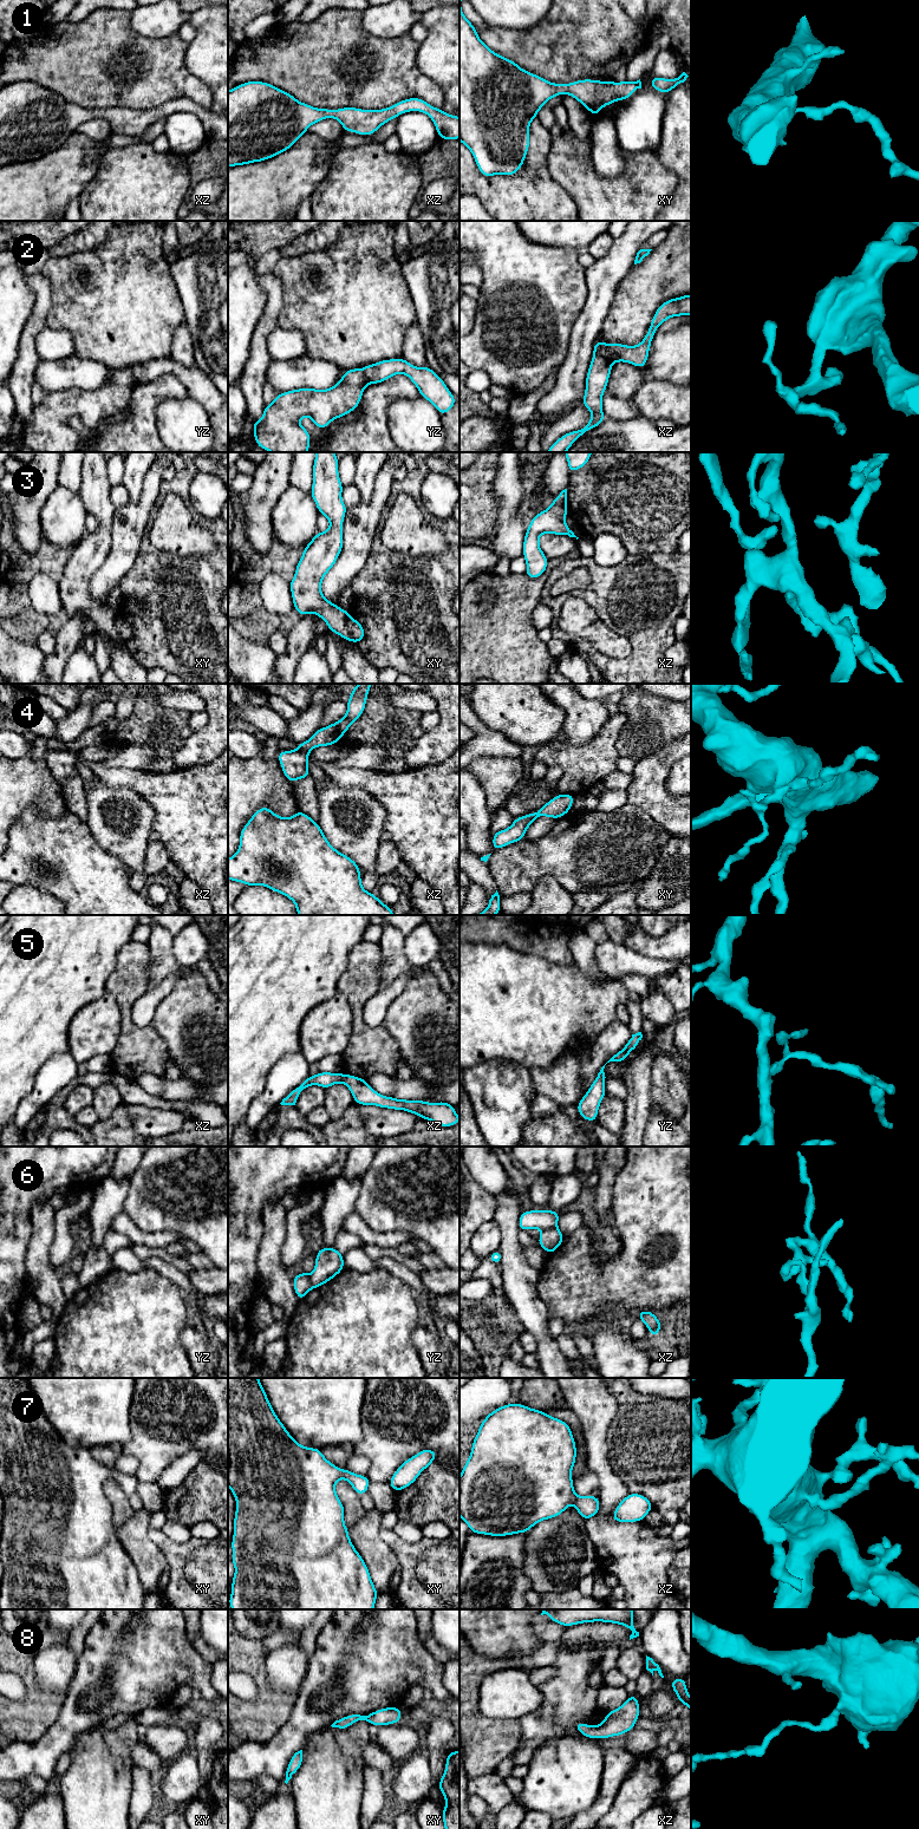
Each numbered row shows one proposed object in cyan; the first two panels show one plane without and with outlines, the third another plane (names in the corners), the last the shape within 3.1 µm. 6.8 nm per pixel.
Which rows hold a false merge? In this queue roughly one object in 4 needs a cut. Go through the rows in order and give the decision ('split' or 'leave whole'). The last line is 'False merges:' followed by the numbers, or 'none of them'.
1: leave whole
2: split
3: leave whole
4: leave whole
5: leave whole
6: split
7: leave whole
8: leave whole
False merges: 2, 6

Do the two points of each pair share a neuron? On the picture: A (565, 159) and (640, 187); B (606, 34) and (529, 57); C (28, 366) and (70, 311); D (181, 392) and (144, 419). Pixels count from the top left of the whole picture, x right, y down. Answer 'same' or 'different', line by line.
A: same
B: same
C: different
D: same

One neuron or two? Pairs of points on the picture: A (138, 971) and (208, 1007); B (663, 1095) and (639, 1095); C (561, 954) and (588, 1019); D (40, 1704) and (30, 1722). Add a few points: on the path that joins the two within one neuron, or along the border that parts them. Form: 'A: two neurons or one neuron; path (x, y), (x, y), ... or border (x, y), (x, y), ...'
A: two neurons; border (148, 947), (149, 988)
B: two neurons; border (651, 1066), (652, 1105)
C: two neurons; border (540, 955), (560, 965), (574, 962)
D: one neuron; path (40, 1709), (33, 1717)

